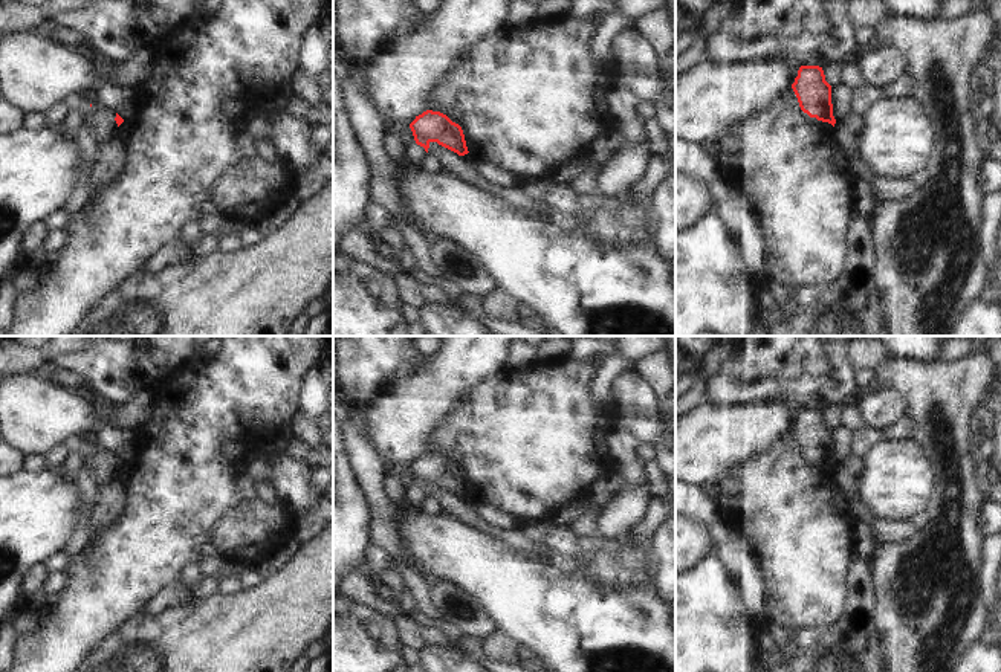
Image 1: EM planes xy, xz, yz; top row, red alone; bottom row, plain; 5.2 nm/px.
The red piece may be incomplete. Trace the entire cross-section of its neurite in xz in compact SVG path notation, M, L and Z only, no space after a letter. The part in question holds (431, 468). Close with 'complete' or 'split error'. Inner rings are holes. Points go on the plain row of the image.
M423 454L416 458L410 470L416 486L423 489L426 495L431 484L437 484L458 498L469 495L462 469L440 454Z; complete

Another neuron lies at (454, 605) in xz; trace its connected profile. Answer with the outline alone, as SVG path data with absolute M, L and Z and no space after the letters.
M448 580L429 582L429 597L437 614L454 625L466 638L488 638L497 629L495 620L469 593Z

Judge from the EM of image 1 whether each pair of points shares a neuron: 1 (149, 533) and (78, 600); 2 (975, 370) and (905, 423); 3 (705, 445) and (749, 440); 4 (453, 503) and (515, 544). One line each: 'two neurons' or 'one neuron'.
1: one neuron
2: two neurons
3: one neuron
4: one neuron

